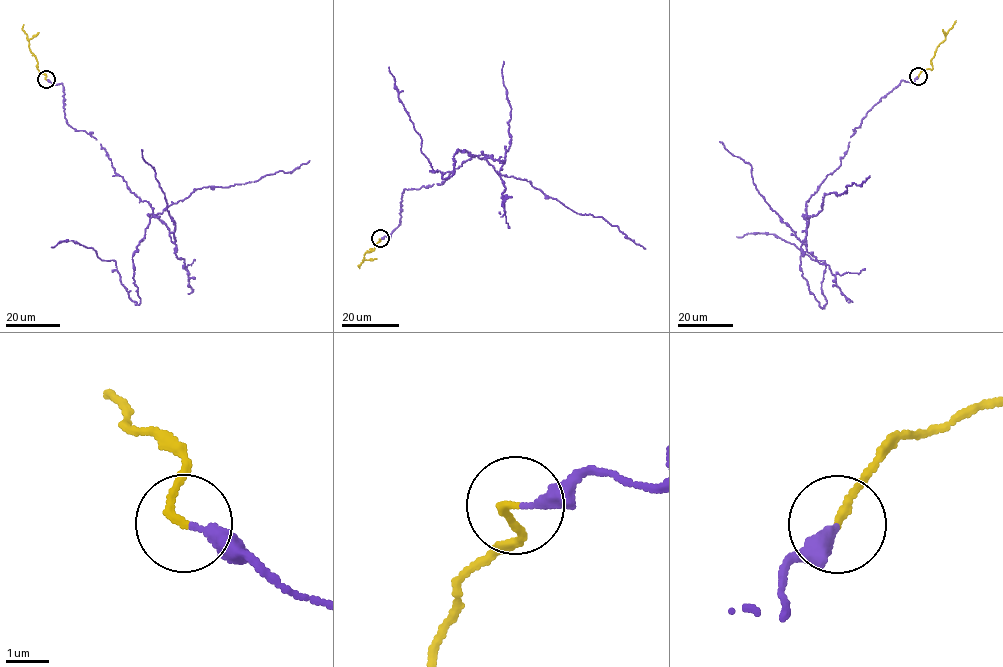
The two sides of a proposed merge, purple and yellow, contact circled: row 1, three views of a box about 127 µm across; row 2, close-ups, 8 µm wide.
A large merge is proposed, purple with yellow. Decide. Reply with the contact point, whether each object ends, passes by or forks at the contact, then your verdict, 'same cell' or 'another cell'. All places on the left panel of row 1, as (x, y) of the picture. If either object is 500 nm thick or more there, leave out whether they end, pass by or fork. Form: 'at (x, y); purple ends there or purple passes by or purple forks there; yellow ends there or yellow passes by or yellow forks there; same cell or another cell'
at (46, 79); purple ends there; yellow ends there; same cell

